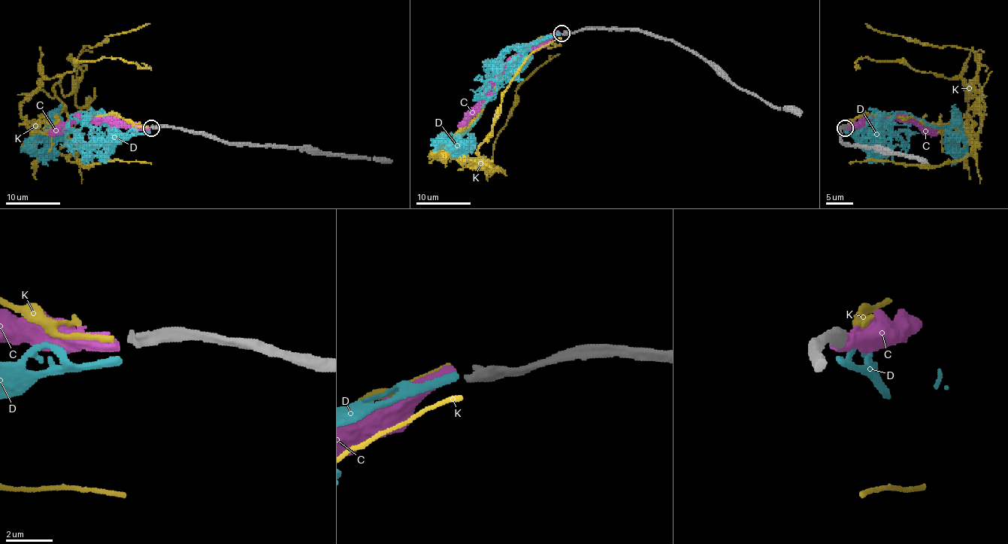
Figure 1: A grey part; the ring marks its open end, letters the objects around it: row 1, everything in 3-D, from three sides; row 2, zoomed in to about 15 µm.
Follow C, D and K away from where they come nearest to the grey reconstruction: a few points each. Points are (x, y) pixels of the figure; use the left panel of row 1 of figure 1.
C: (149, 127), (121, 127), (107, 122), (69, 119), (56, 125), (47, 132)
D: (149, 132), (119, 134), (109, 119), (79, 112), (47, 127), (42, 149), (32, 152), (31, 140), (37, 142)
K: (148, 127), (103, 115), (37, 132), (59, 132), (68, 142), (80, 118), (83, 48), (149, 23)

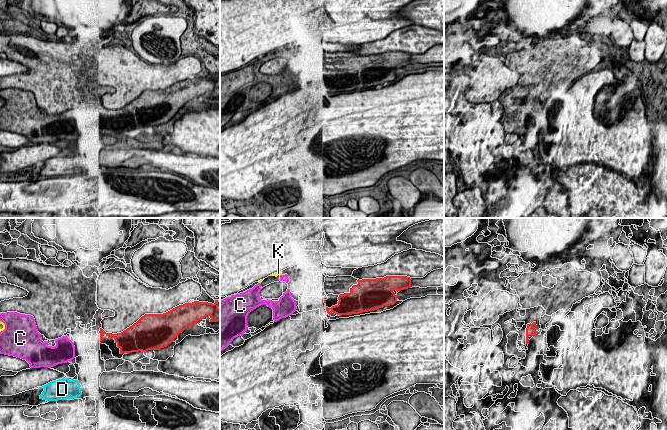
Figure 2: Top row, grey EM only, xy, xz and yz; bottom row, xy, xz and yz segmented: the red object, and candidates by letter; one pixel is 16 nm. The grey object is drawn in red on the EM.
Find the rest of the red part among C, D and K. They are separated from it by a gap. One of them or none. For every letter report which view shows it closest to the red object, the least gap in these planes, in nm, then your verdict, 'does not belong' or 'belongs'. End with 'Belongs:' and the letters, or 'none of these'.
C: nearest in xy; 420 nm apart; belongs
D: nearest in xy; 700 nm apart; does not belong
K: nearest in xz; 800 nm apart; does not belong
Belongs: C

